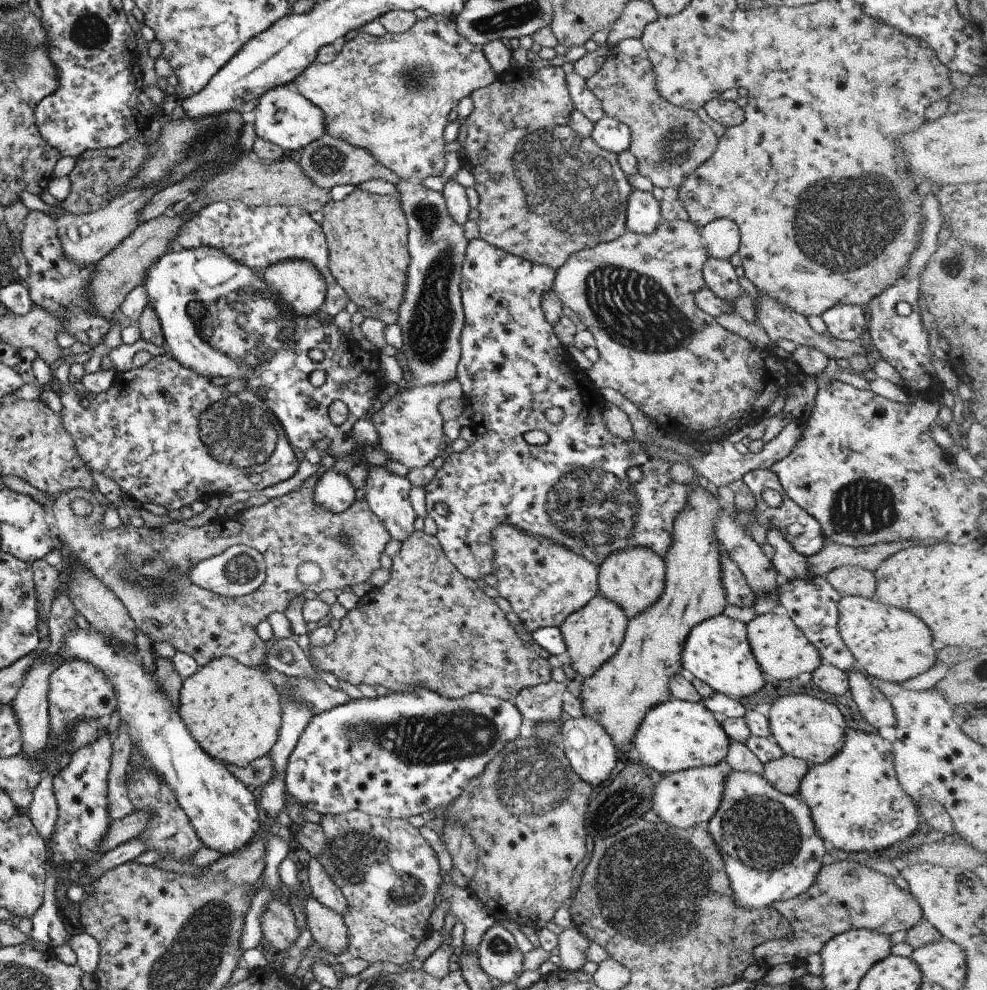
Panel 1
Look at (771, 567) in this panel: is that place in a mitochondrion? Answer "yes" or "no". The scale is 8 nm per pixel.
no

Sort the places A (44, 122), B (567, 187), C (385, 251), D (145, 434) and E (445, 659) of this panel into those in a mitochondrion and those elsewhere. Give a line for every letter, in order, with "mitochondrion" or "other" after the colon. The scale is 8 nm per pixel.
A: other
B: mitochondrion
C: other
D: other
E: mitochondrion

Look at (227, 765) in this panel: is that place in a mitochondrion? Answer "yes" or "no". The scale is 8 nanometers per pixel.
no

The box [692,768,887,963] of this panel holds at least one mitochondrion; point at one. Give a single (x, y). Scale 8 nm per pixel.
(763, 835)

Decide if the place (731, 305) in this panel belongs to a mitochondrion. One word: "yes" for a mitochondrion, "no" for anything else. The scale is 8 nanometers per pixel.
no

